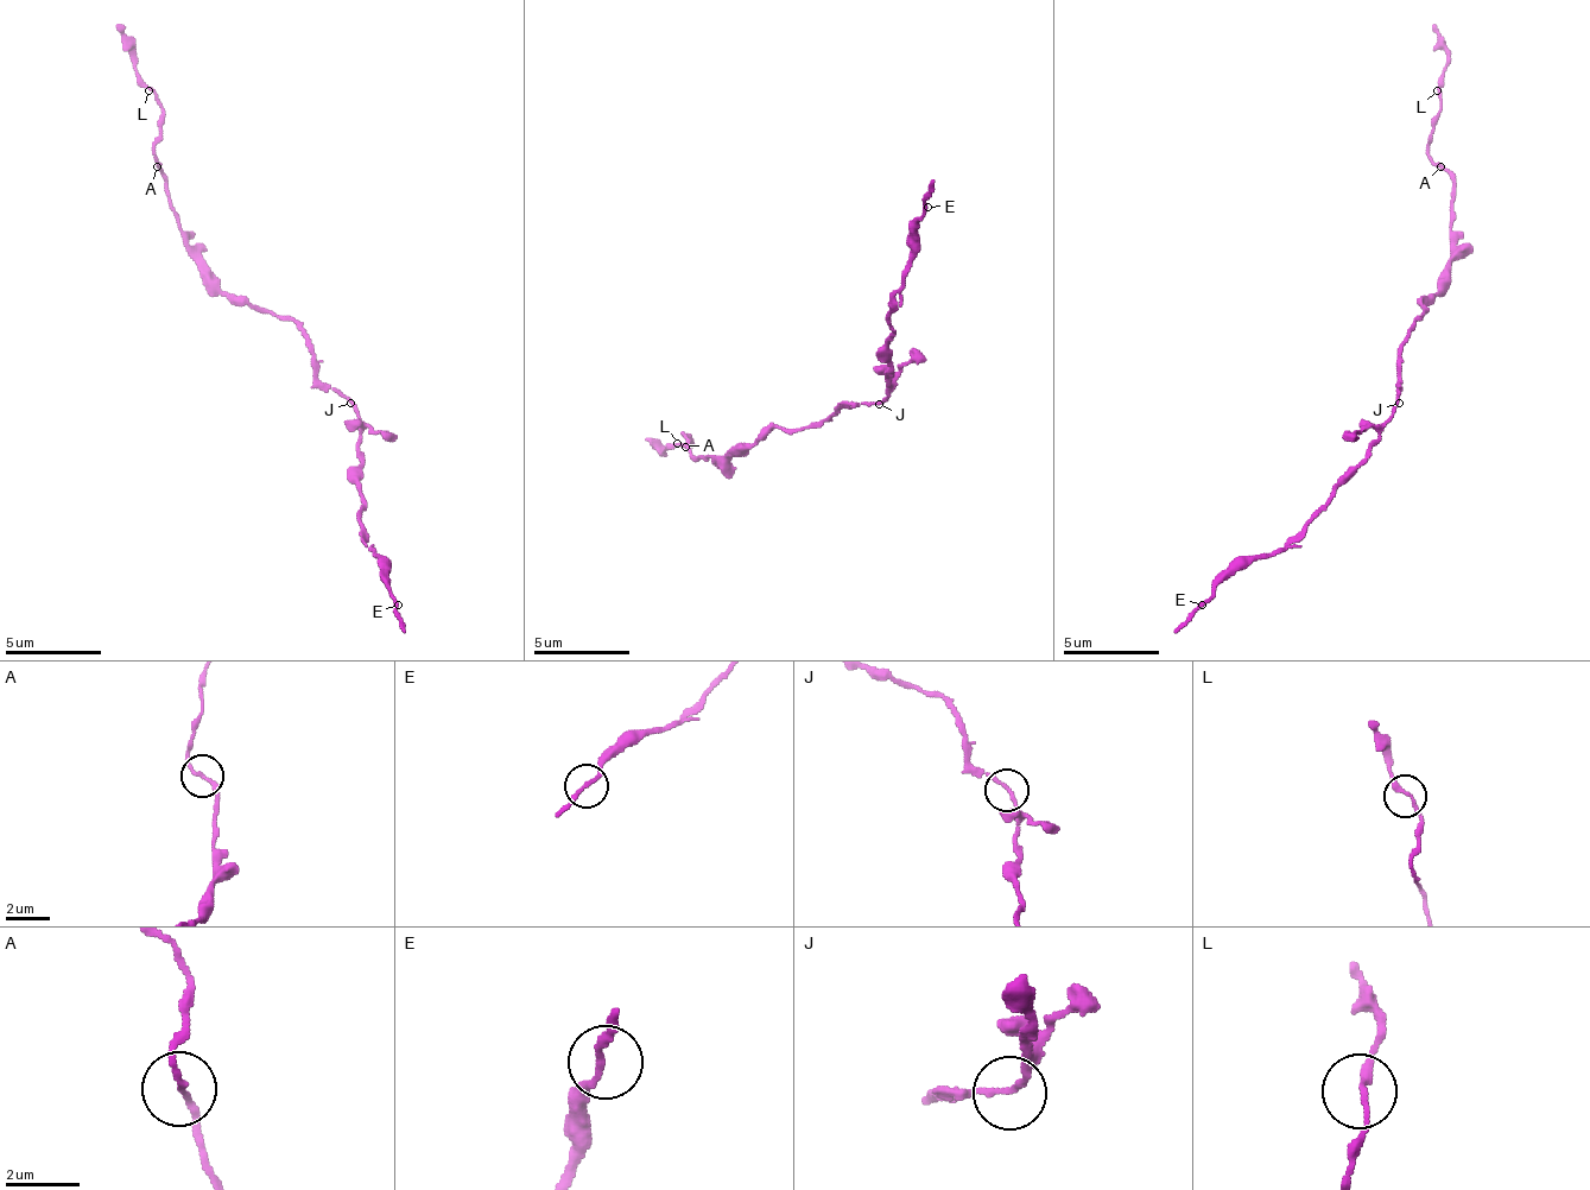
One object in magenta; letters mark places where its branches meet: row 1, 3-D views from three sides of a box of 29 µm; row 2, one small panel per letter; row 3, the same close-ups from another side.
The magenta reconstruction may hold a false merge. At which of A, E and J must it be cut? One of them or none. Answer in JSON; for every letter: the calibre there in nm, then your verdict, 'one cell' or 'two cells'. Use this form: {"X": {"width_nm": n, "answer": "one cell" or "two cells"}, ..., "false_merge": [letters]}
{"A": {"width_nm": 160, "answer": "one cell"}, "E": {"width_nm": 180, "answer": "one cell"}, "J": {"width_nm": 160, "answer": "one cell"}, "false_merge": []}

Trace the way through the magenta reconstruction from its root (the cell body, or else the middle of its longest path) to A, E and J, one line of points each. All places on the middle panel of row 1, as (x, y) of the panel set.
A: (831, 413), (822, 423), (812, 423), (808, 428), (768, 428), (735, 457), (697, 457), (686, 448)
E: (831, 413), (841, 404), (879, 404), (888, 390), (888, 298), (904, 284), (908, 232), (927, 207)
J: (831, 413), (841, 404), (879, 404)

